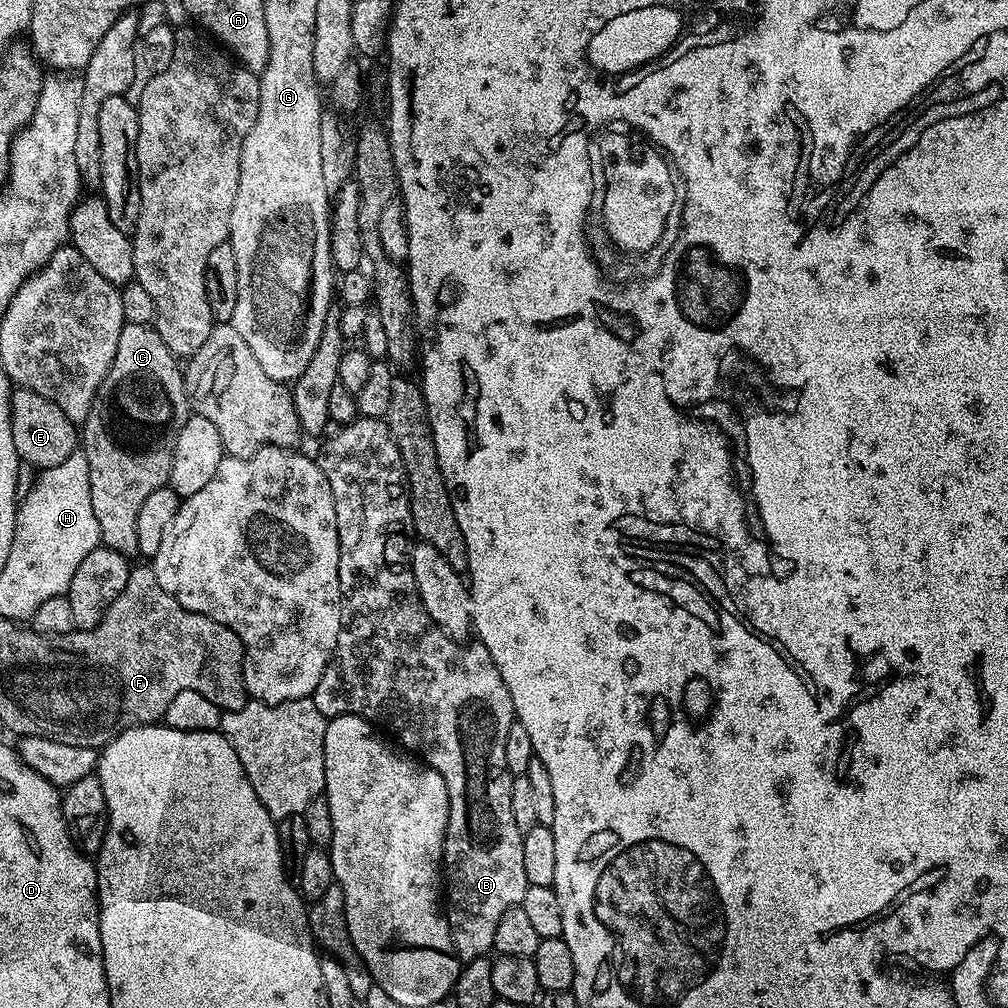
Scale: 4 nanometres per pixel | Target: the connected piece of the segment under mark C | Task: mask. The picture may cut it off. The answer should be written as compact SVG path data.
M125 323L122 334L118 334L114 362L82 425L82 451L86 462L90 462L90 506L94 506L94 518L98 518L101 545L129 558L138 553L138 510L142 510L147 496L168 484L178 430L186 426L190 415L184 374L181 365L176 364L179 364L177 357L152 324Z

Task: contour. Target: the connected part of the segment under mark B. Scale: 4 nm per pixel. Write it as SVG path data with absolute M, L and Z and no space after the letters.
M360 416L343 425L325 442L318 463L330 482L338 522L340 629L336 650L310 699L326 717L361 716L373 725L385 724L409 753L419 753L429 768L442 774L450 798L442 876L446 881L446 919L452 945L464 962L488 956L493 951L494 930L498 930L502 914L520 905L529 886L522 866L524 834L518 830L510 810L513 775L506 766L506 733L516 719L510 690L506 690L490 650L479 642L459 644L448 636L452 634L433 622L420 600L406 551L412 522L408 479L404 476L402 454L398 454L387 423Z

